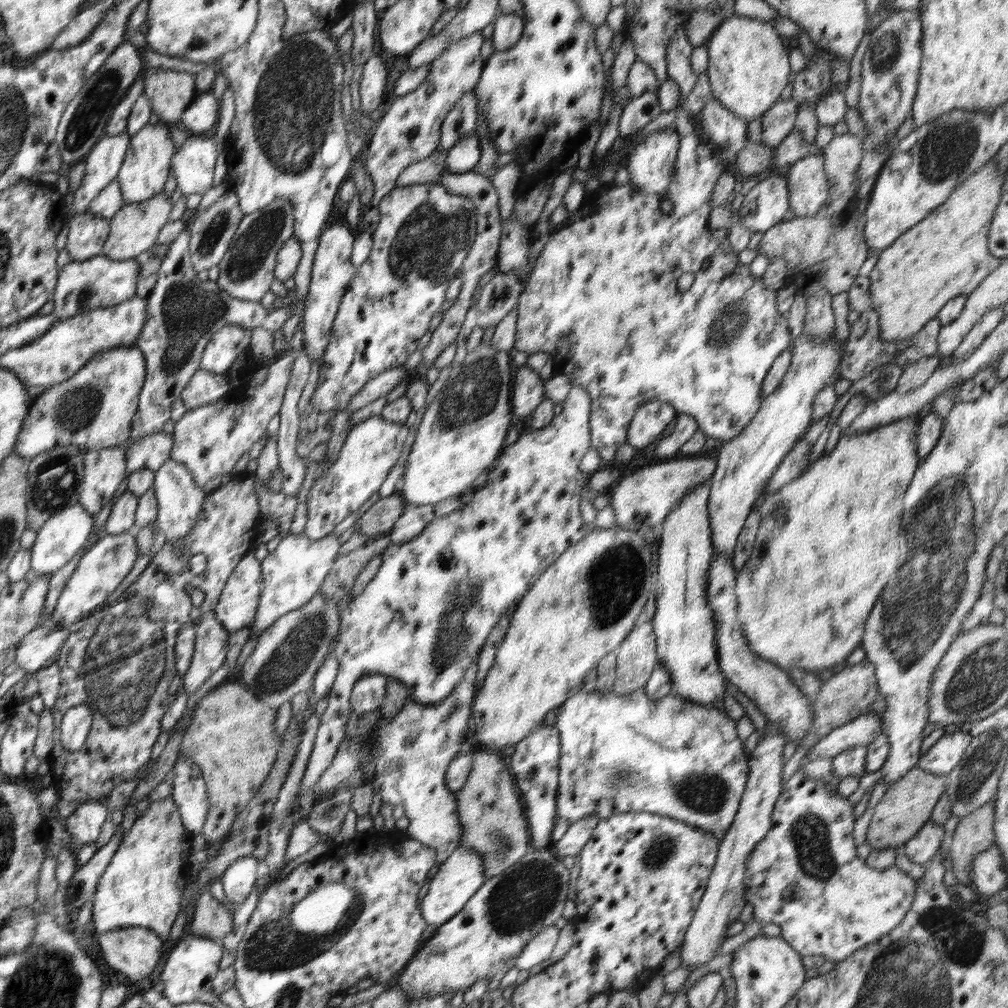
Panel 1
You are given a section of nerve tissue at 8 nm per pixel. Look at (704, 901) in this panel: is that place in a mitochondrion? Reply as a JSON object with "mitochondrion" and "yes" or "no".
{"mitochondrion":"no"}

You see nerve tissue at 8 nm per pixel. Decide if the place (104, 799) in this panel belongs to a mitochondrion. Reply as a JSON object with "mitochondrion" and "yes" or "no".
{"mitochondrion":"no"}

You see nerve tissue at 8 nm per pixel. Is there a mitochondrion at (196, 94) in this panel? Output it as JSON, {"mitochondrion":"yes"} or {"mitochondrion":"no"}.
{"mitochondrion":"no"}

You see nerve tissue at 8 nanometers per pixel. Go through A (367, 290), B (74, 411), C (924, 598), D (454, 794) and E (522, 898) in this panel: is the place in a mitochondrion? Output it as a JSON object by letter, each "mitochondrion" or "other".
{"A":"other","B":"mitochondrion","C":"mitochondrion","D":"other","E":"mitochondrion"}

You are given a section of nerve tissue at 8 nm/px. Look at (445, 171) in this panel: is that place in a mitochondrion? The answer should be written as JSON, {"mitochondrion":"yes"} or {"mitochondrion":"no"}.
{"mitochondrion":"no"}

